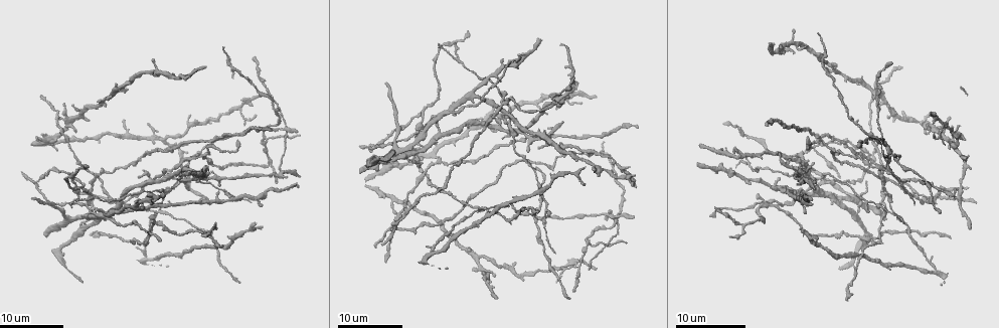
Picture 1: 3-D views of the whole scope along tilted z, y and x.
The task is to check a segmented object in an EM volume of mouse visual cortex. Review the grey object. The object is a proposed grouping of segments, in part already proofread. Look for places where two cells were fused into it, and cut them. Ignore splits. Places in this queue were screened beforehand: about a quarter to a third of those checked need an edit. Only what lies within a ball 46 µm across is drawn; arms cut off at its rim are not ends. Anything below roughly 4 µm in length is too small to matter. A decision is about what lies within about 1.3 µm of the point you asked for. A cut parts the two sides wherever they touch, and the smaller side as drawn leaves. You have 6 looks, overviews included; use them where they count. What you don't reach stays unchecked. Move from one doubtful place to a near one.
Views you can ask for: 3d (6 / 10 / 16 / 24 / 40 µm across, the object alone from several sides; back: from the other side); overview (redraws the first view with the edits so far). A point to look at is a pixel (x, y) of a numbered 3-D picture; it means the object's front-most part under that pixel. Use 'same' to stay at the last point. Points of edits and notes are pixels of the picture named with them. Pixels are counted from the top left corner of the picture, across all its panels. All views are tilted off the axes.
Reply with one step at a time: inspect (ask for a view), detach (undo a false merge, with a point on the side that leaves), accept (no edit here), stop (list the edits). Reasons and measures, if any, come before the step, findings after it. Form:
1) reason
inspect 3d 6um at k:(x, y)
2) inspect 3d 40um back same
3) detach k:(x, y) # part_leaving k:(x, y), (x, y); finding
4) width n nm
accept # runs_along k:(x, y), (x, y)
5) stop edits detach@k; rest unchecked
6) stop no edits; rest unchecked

inspect 3d 16um at 1:(109, 217)

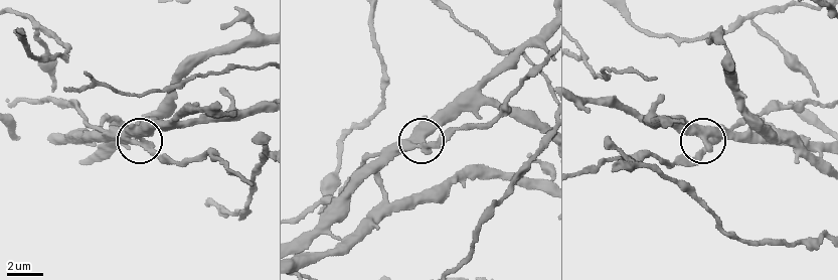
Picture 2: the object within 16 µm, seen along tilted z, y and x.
closer look
inspect 3d 6um at 2:(420, 148)

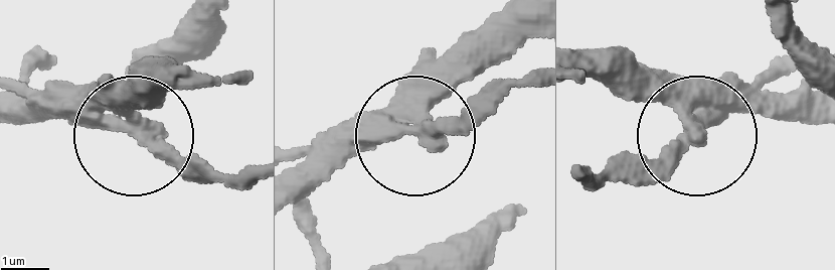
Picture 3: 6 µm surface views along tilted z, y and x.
inspect 3d 6um back at 3:(134, 126)

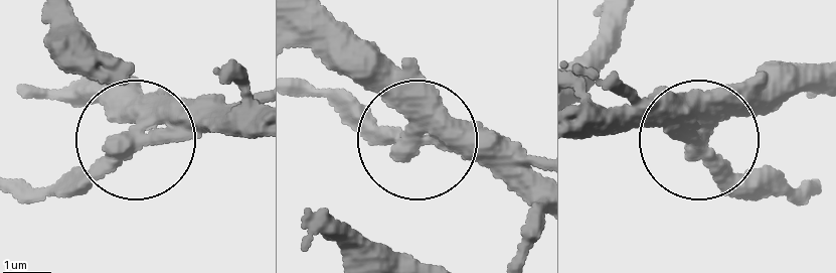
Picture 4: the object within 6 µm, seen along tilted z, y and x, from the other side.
accept # continuous, no second cell

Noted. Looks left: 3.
three-way junction
inspect 3d 16um at 1:(882, 162)

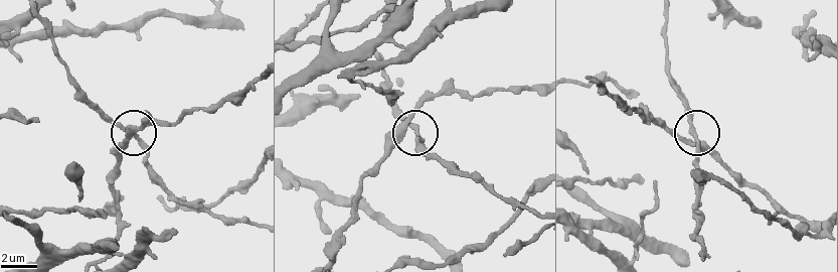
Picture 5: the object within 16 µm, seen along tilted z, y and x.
closer look
inspect 3d 6um at 5:(692, 134)

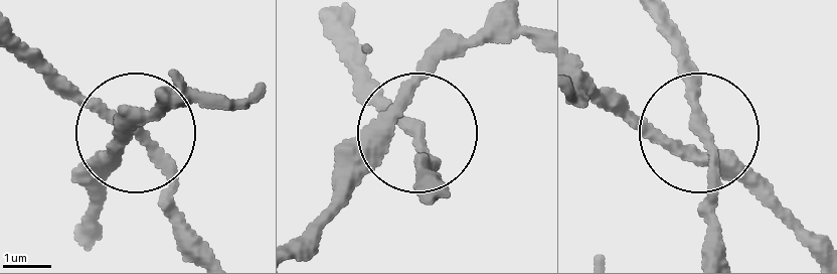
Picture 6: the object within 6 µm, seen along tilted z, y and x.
inspect 3d 6um back at 6:(420, 136)

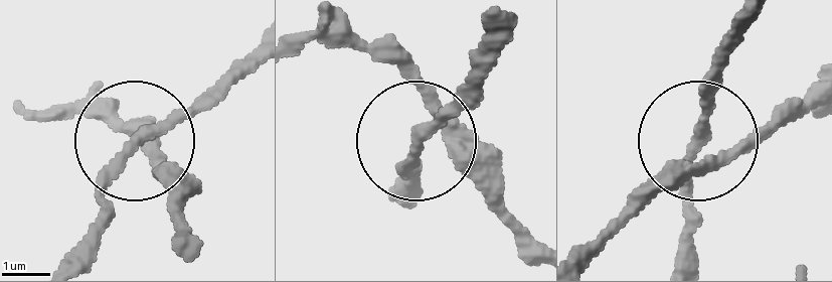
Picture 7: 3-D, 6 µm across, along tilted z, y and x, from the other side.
width 170 nm
accept # runs_along 7:(580, 260), (694, 172), (701, 148), (685, 193), (688, 262); one cell here

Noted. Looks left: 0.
stop no edits; rest unchecked

